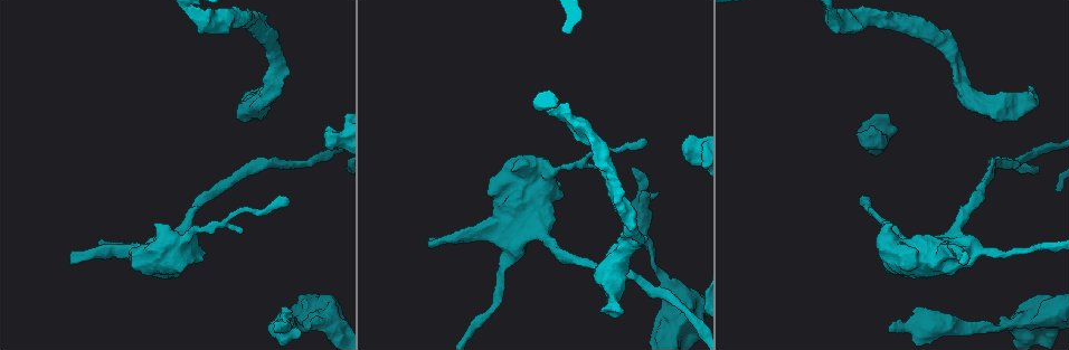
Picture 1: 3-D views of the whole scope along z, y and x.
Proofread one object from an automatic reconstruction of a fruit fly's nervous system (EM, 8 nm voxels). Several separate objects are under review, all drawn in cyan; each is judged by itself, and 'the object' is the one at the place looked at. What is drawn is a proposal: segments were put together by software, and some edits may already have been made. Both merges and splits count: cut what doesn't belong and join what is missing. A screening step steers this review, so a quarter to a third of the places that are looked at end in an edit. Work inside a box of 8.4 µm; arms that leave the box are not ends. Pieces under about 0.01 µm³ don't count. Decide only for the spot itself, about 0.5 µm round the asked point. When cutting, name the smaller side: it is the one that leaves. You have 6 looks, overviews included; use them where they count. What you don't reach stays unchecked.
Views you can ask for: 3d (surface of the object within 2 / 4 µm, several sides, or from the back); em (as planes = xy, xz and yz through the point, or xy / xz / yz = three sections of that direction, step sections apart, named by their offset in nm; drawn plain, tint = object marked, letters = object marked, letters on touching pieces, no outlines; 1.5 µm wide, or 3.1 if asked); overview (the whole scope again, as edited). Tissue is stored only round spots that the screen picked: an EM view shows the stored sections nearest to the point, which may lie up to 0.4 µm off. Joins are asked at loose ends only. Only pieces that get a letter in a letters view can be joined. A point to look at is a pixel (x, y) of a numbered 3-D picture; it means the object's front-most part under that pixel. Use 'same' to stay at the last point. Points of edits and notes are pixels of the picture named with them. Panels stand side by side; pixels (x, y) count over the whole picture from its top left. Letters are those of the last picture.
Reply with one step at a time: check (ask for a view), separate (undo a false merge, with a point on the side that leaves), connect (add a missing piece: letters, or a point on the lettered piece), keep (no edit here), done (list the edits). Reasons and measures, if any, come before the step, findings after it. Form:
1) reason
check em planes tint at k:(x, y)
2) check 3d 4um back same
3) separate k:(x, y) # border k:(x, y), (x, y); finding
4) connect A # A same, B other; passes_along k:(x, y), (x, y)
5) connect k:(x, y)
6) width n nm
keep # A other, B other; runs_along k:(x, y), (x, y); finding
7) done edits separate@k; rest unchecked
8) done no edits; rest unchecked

branch stops here
check em yz step 8 letters at 1:(73, 260)

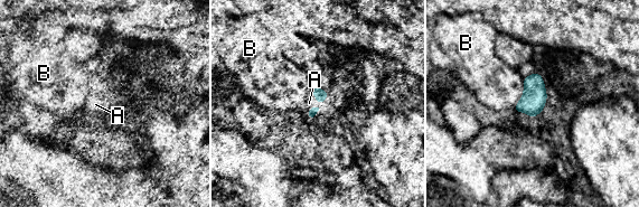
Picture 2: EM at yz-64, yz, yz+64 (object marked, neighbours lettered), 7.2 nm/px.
connect A # A same, B other; the cell continues

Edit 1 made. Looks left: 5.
check 3d 4um at 1:(646, 141)

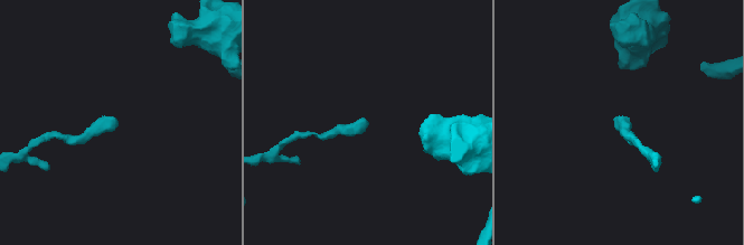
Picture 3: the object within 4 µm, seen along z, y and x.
shape alone is not enough
check em xz step 8 tint at 3:(116, 124)

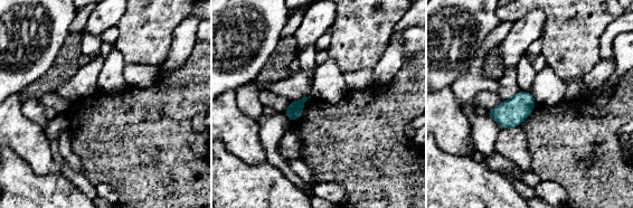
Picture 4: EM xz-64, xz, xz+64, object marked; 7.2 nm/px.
cut it another way
check em planes letters same

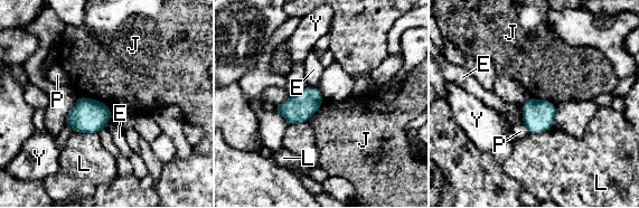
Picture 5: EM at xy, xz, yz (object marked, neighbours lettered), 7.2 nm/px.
longest_contact J 240 nm
keep # E other, J other, L other, P other, Y other; border 5:(522, 113), (523, 122); no lettered piece goes on from it

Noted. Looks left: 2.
an open end
check em xy step 4 tint at 1:(1029, 87)

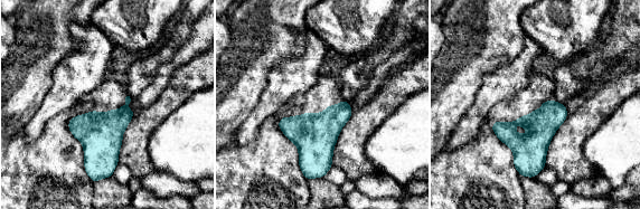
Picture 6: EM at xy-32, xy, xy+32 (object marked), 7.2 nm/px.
check em planes letters same

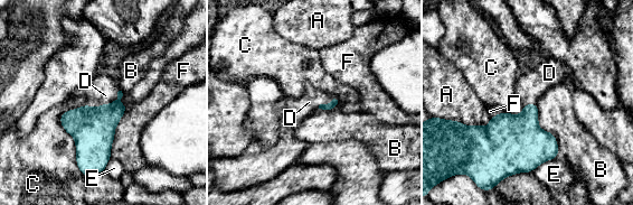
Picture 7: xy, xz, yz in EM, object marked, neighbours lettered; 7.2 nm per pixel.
connect D # A other, B other, C other, D same, E other, F other; the cell continues

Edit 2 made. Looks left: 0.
done edits connect@2, connect@7; rest unchecked

